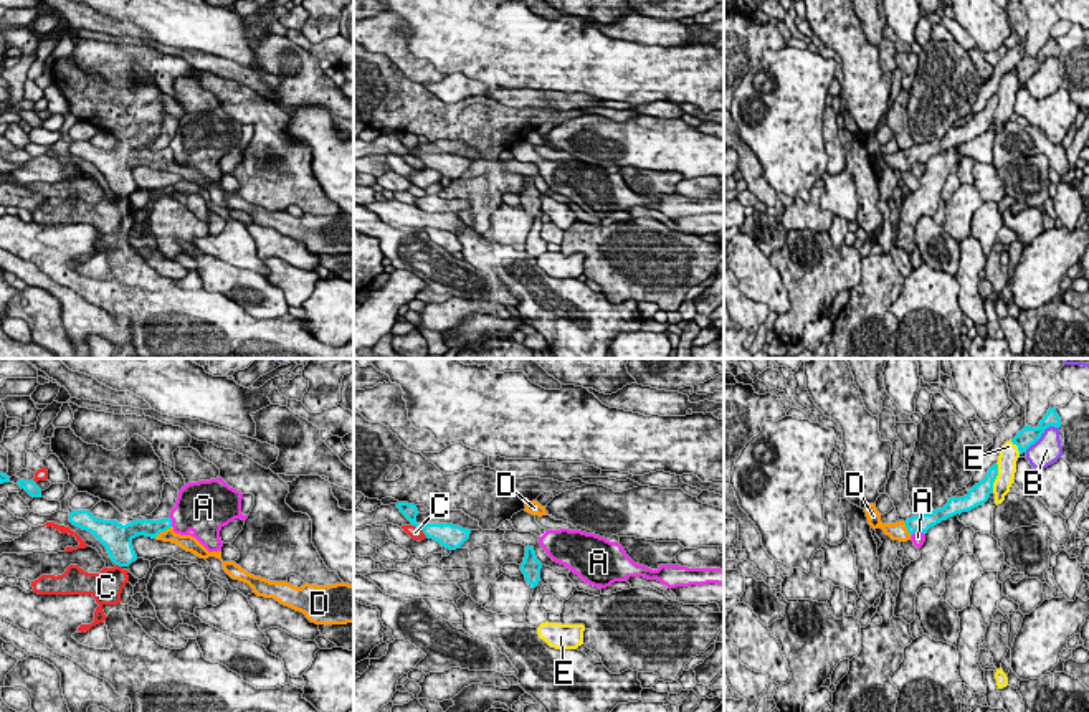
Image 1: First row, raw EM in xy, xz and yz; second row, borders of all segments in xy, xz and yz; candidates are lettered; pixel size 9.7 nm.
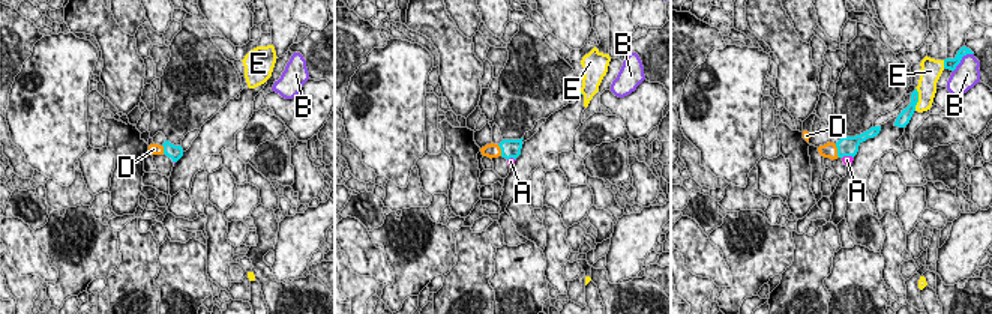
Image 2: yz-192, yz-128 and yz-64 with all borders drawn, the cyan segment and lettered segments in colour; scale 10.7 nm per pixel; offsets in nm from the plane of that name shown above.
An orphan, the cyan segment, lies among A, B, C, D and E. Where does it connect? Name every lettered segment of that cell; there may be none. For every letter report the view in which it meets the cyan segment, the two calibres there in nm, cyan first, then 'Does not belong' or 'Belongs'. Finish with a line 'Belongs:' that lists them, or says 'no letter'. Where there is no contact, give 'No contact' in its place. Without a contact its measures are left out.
A: Touches cyan in yz. Thickness 170 nm (cyan) against 130 nm. Does not belong
B: Touches cyan in yz. Thickness 180 nm (cyan) against 280 nm. Does not belong
C: Touches cyan in xz. Thickness 200 nm (cyan) against 130 nm. Does not belong
D: Touches cyan in xy. Thickness 160 nm (cyan) against 130 nm. Belongs
E: Touches cyan in yz. Thickness 200 nm (cyan) against 190 nm. Does not belong
Belongs: D

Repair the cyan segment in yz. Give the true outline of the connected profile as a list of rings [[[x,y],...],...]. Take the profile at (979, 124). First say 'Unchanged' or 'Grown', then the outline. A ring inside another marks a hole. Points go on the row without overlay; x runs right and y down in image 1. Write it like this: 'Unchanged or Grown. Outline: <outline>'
Grown. Outline: [[[993,94],[987,106],[975,114],[967,126],[950,127],[942,139],[935,139],[929,144],[912,145],[911,149],[899,150],[896,154],[882,154],[881,144],[876,139],[876,134],[868,134],[864,139],[868,154],[873,159],[882,159],[886,165],[892,170],[907,172],[914,162],[927,164],[927,160],[949,147],[953,147],[962,142],[968,142],[982,134],[985,134],[993,122],[993,112],[998,106],[998,94]]]

